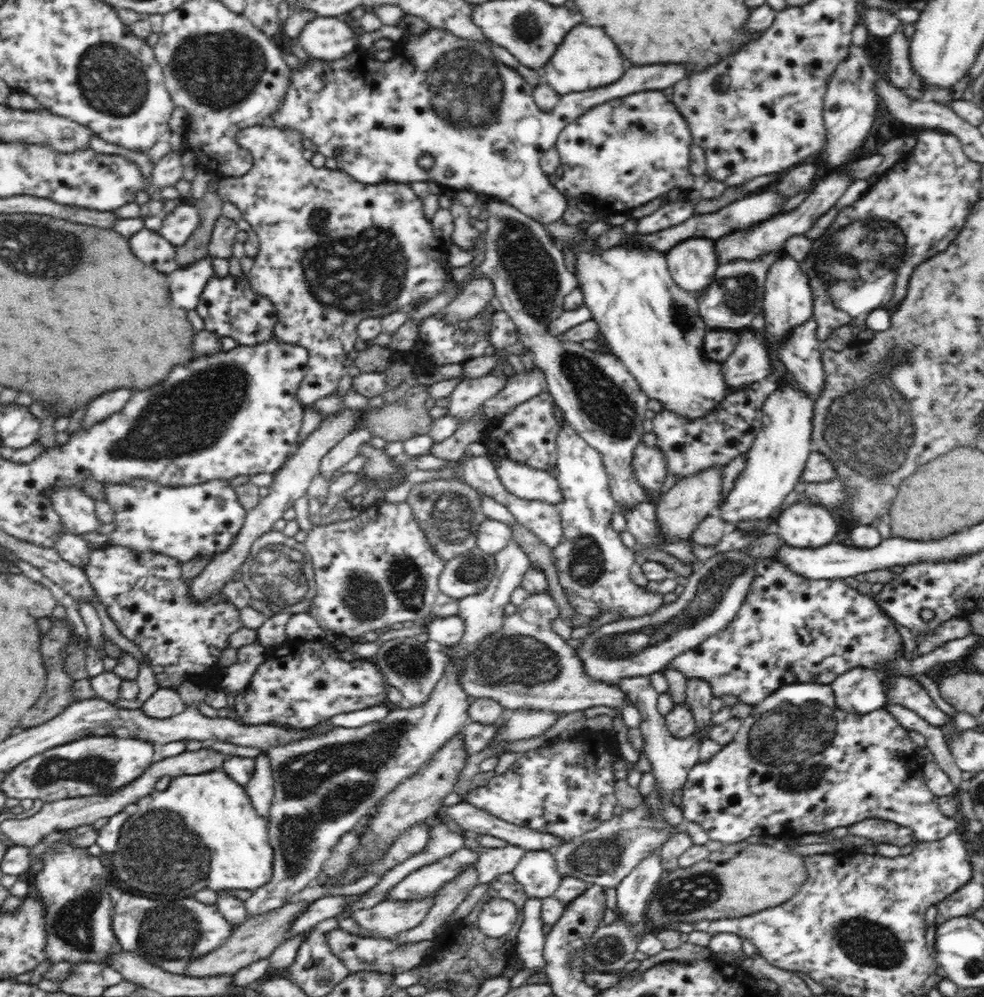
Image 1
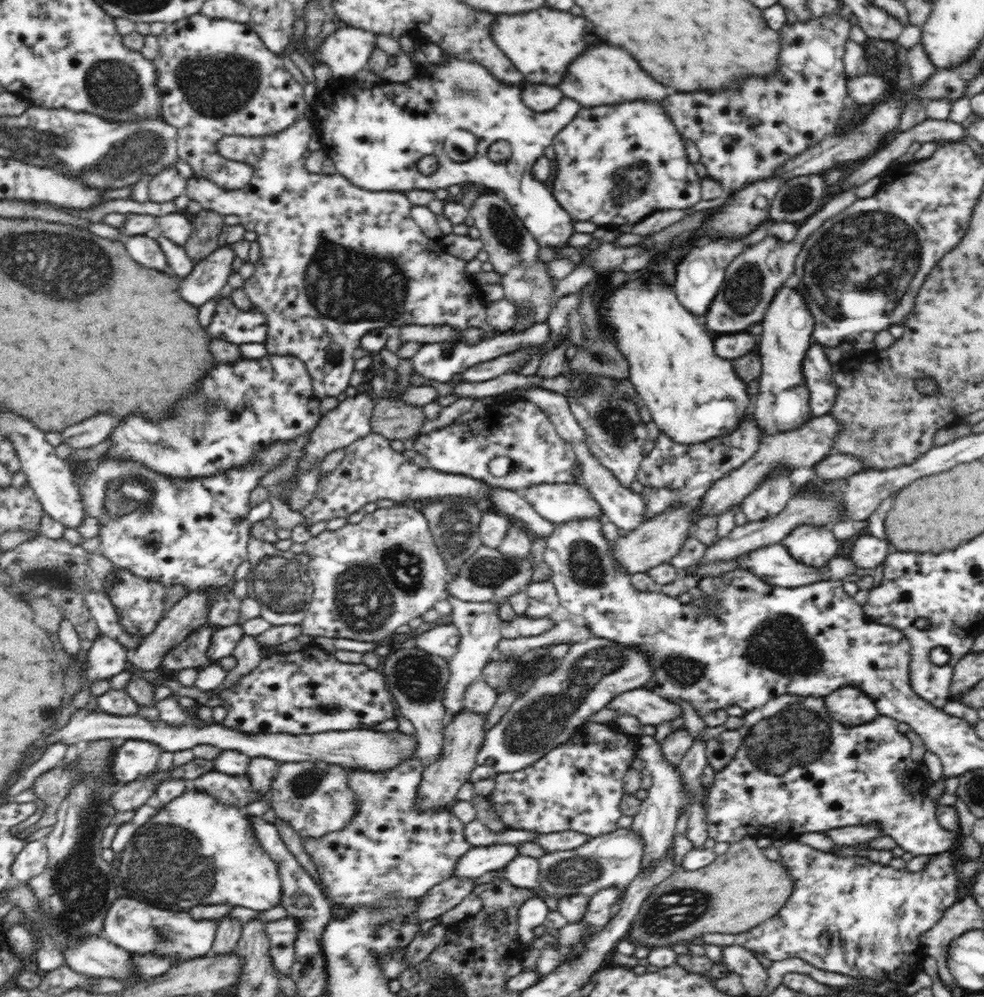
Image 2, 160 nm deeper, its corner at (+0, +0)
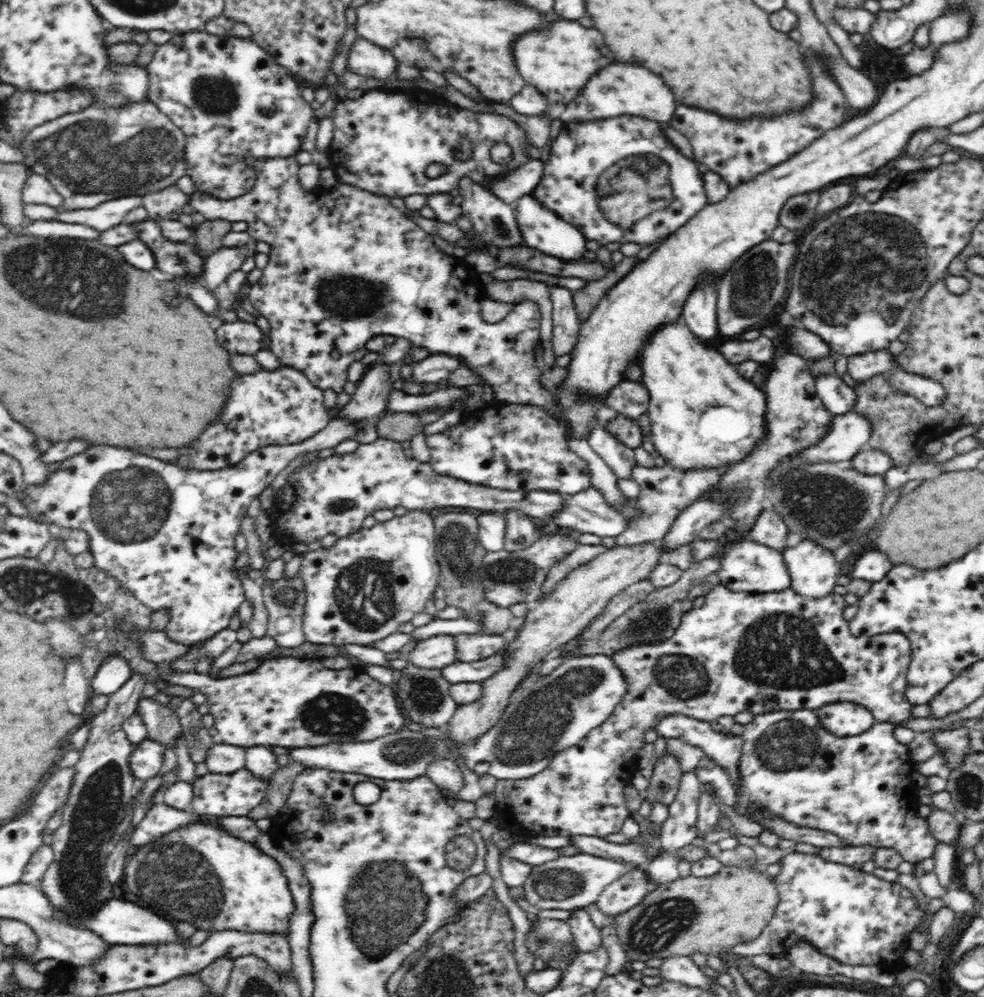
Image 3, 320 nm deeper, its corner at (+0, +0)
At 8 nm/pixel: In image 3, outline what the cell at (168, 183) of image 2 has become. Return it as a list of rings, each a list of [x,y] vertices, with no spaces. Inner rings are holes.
[[[176,184],[164,188],[164,190],[158,190],[158,192],[150,192],[142,197],[142,207],[146,209],[147,216],[152,221],[158,219],[169,219],[170,214],[174,212],[180,212],[189,204],[189,196],[180,191]]]

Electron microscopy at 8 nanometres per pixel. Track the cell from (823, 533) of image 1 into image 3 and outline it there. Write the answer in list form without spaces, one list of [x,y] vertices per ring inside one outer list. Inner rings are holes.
[[[804,540],[795,548],[788,548],[783,559],[791,578],[789,587],[803,598],[828,596],[836,580],[842,579],[833,552],[814,541]]]

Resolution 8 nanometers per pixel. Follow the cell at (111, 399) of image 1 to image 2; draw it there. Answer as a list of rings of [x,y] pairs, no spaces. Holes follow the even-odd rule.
[[[98,414],[94,418],[84,420],[82,424],[74,424],[66,428],[62,432],[62,443],[68,444],[72,449],[87,449],[110,438],[116,426],[118,422],[112,416]]]

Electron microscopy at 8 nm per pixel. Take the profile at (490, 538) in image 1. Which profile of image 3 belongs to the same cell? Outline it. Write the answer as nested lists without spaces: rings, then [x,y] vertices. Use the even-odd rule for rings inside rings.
[[[482,513],[477,517],[478,541],[487,552],[501,552],[505,549],[507,522],[505,513]]]

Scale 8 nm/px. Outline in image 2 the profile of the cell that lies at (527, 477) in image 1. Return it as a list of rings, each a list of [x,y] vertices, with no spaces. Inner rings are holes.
[[[540,484],[520,492],[536,512],[555,525],[602,516],[602,507],[584,486]]]

